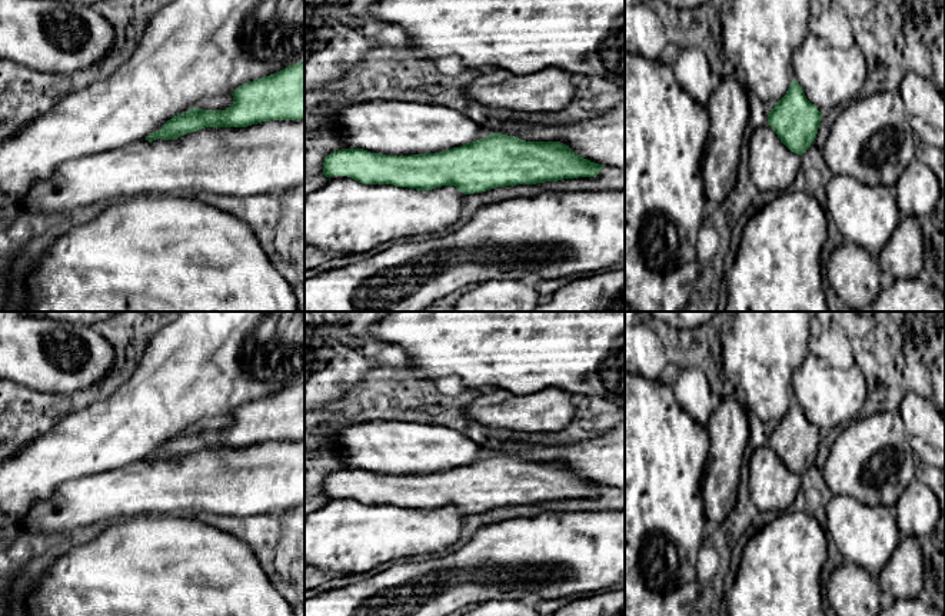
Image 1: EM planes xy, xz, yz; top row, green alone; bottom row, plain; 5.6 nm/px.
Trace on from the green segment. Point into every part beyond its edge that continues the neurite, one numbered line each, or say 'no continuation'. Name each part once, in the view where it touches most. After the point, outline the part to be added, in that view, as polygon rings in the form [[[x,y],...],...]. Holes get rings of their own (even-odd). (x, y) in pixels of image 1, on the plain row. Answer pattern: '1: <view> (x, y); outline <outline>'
no continuation

